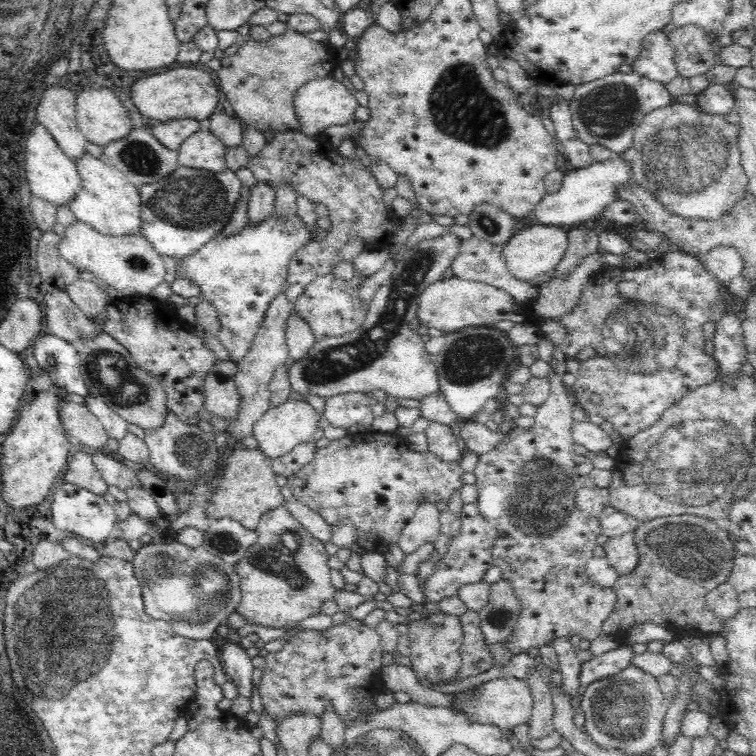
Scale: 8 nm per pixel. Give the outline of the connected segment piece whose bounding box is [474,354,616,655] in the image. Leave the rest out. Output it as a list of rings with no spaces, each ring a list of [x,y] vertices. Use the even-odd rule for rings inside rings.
[[[554,354],[549,363],[552,367],[547,375],[550,383],[548,398],[537,407],[531,427],[515,429],[507,434],[507,440],[498,448],[480,454],[474,470],[478,492],[477,505],[486,520],[499,532],[494,539],[492,552],[495,566],[502,571],[520,599],[521,611],[507,642],[512,654],[526,653],[530,648],[550,645],[552,640],[562,636],[579,636],[580,639],[594,640],[603,634],[602,625],[614,612],[616,593],[613,588],[602,587],[592,581],[586,573],[589,560],[594,557],[596,537],[601,534],[599,516],[609,505],[609,489],[596,487],[591,479],[592,459],[578,455],[572,449],[572,410],[577,406],[570,389],[556,374],[555,366],[560,359]]]

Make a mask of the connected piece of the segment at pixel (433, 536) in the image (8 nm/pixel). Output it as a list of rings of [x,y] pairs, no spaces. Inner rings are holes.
[[[424,500],[418,506],[415,515],[402,528],[398,538],[398,545],[406,555],[416,552],[426,542],[436,542],[441,533],[439,514],[433,501]]]

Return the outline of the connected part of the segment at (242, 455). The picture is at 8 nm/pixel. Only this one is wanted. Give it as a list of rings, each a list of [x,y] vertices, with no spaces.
[[[233,445],[228,457],[224,476],[218,488],[209,495],[210,504],[206,508],[209,520],[230,517],[241,522],[248,530],[255,530],[265,512],[284,505],[285,499],[276,483],[276,475],[271,469],[272,459],[260,447],[246,449]]]

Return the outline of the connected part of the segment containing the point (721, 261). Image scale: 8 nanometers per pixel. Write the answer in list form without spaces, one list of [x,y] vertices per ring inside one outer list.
[[[717,246],[698,258],[722,285],[728,285],[744,268],[742,257],[734,247]]]

